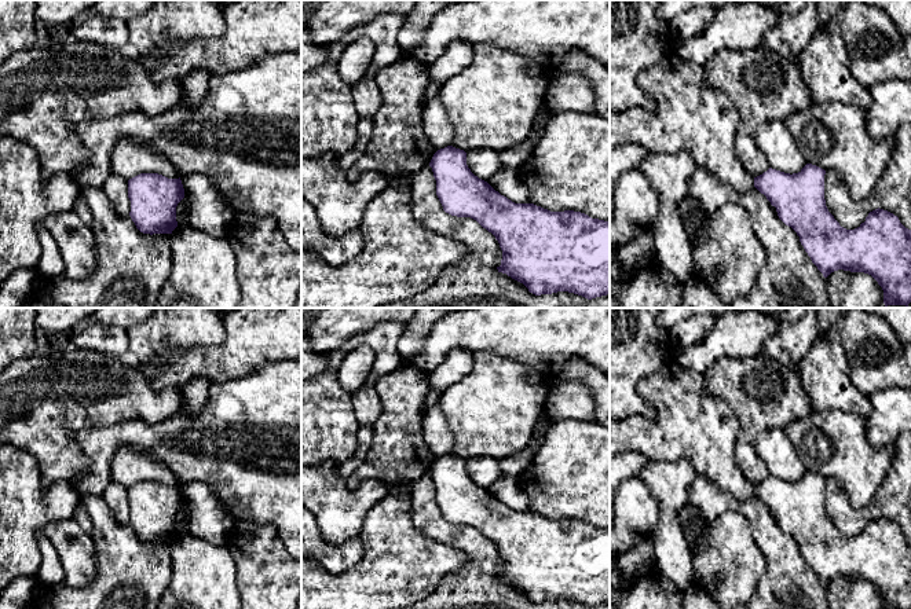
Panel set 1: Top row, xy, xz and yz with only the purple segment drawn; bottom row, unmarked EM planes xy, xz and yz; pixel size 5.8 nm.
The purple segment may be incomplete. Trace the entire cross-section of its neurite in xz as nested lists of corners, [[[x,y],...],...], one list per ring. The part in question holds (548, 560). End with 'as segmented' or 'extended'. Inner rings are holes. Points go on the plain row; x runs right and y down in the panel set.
[[[453,454],[438,458],[429,474],[443,518],[451,524],[476,528],[498,549],[502,558],[498,580],[523,591],[535,604],[568,599],[592,608],[610,602],[610,529],[592,527],[574,518],[550,520],[534,511],[515,511],[475,484],[467,473],[467,461]]]; as segmented

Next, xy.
[[[140,481],[128,488],[129,524],[143,542],[172,542],[178,535],[176,514],[184,506],[179,487]]]; as segmented

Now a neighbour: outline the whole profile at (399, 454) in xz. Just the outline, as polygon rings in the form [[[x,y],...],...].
[[[407,360],[394,373],[380,377],[373,388],[381,399],[383,410],[372,426],[373,440],[366,458],[345,480],[351,491],[367,480],[378,480],[388,487],[413,484],[429,473],[436,461],[422,432],[424,403],[431,388],[427,373]]]

